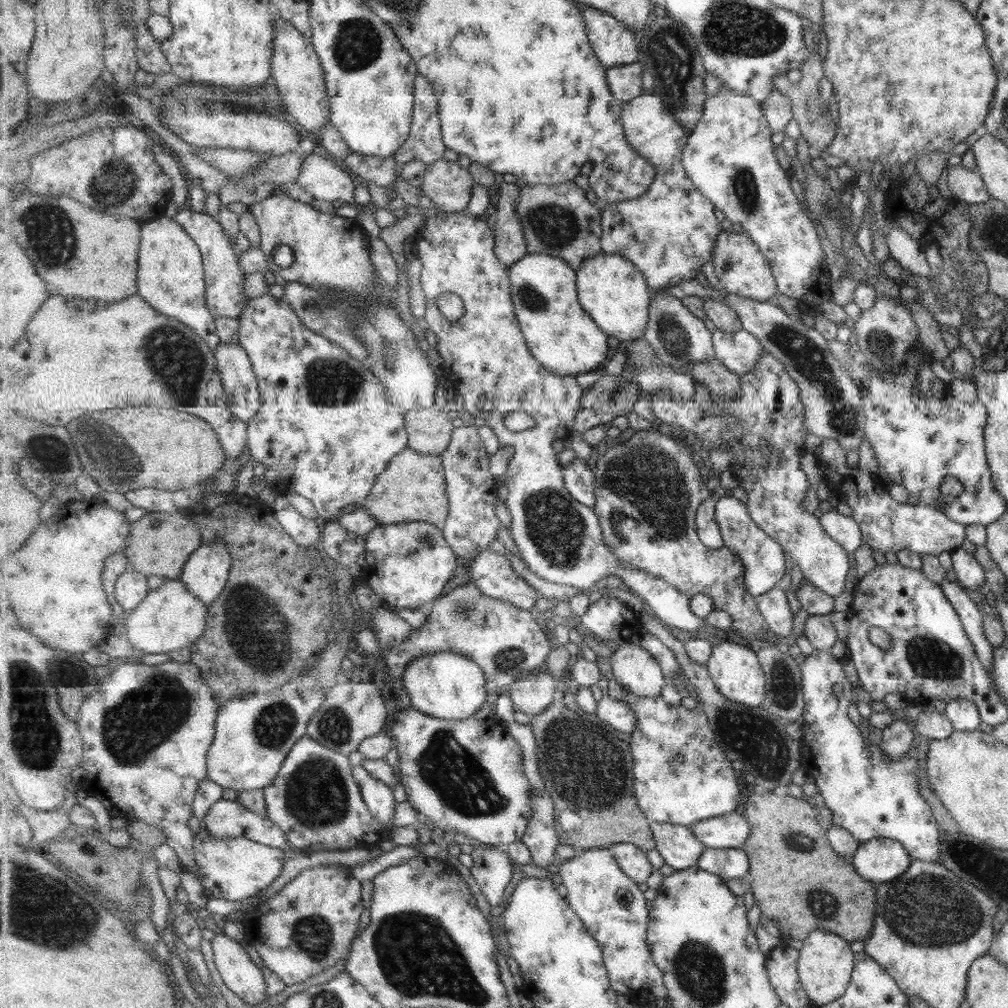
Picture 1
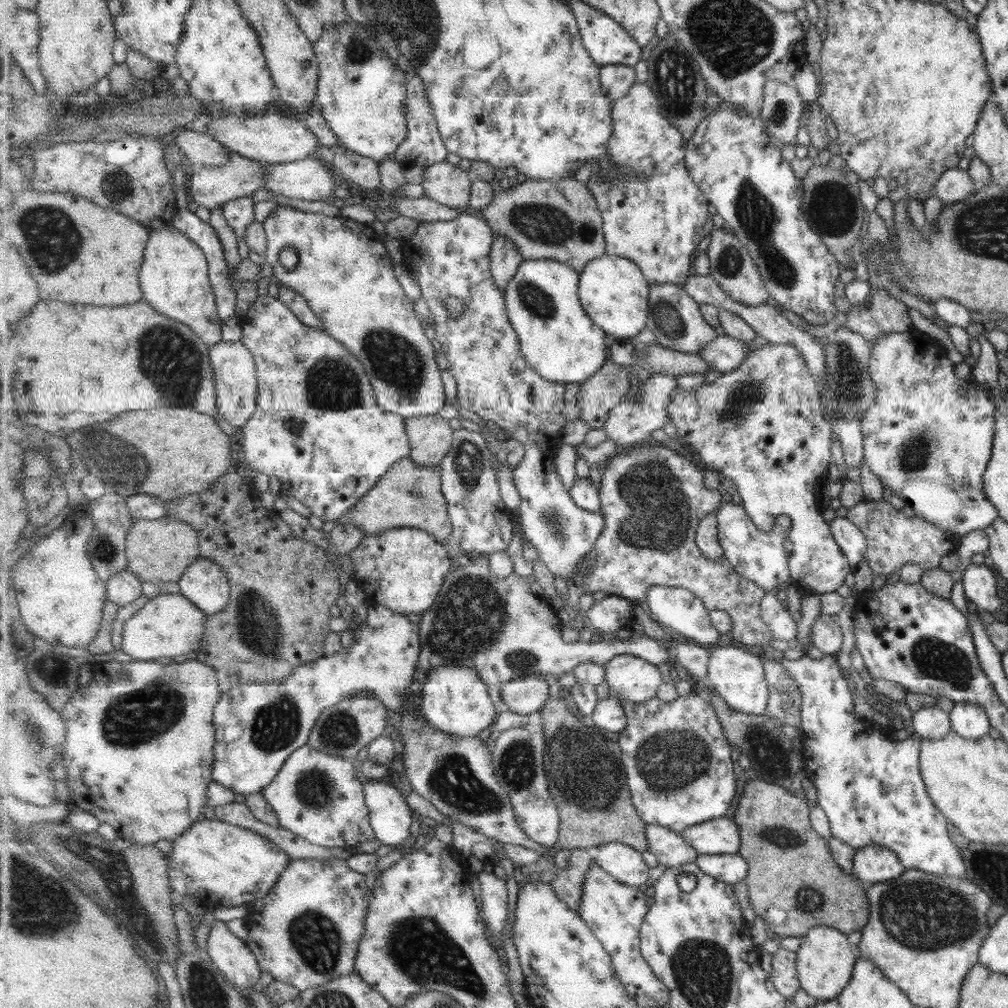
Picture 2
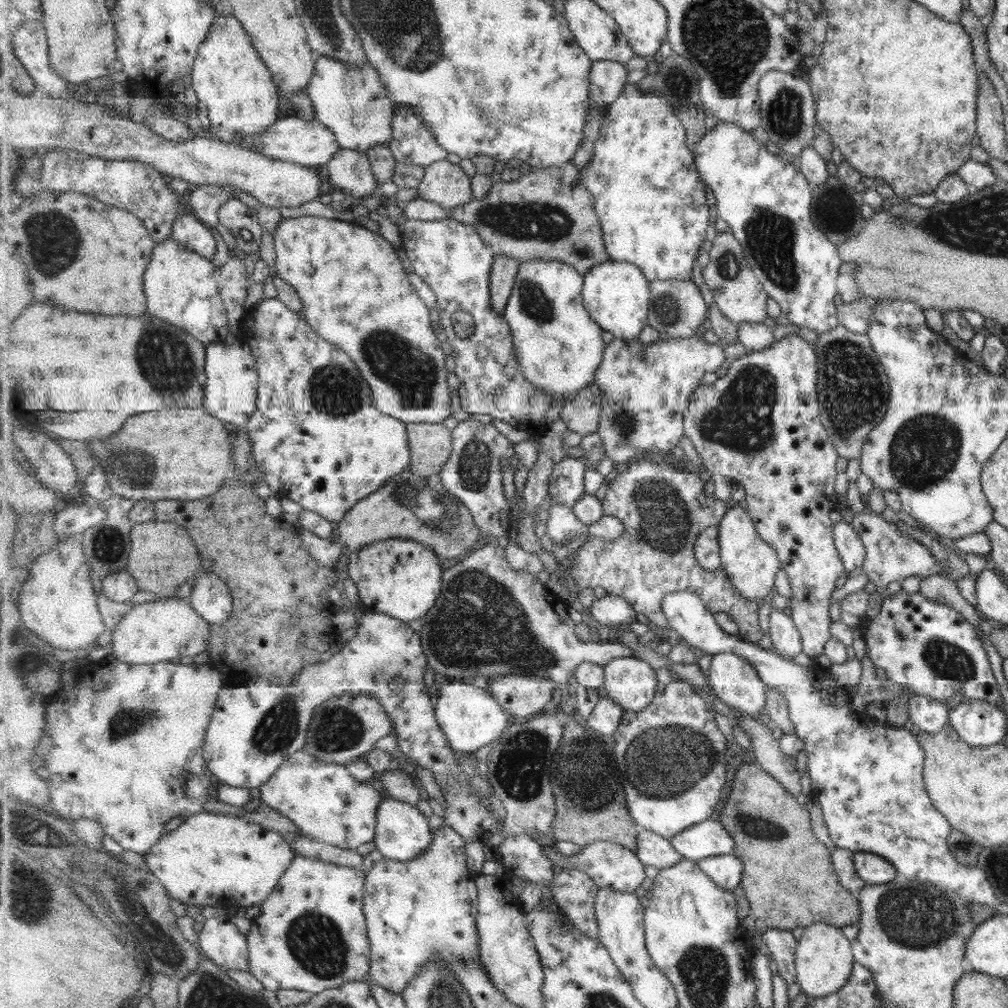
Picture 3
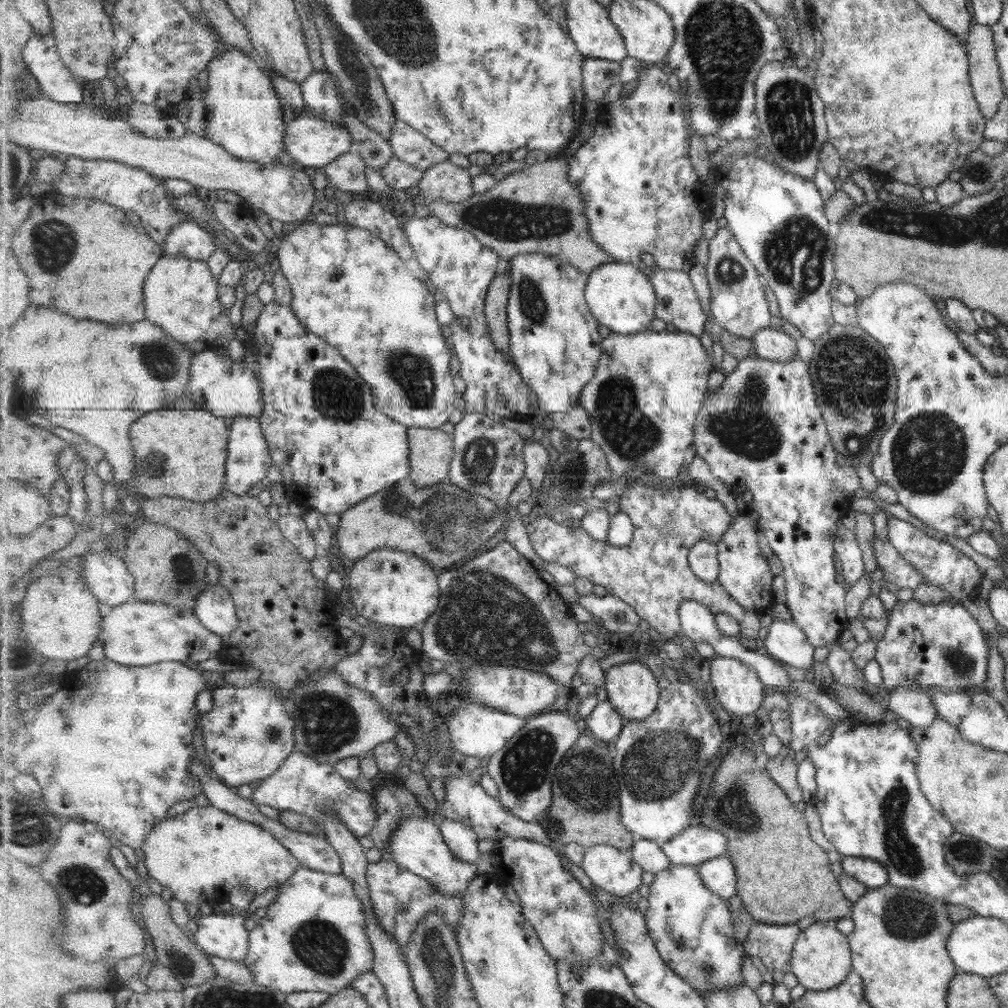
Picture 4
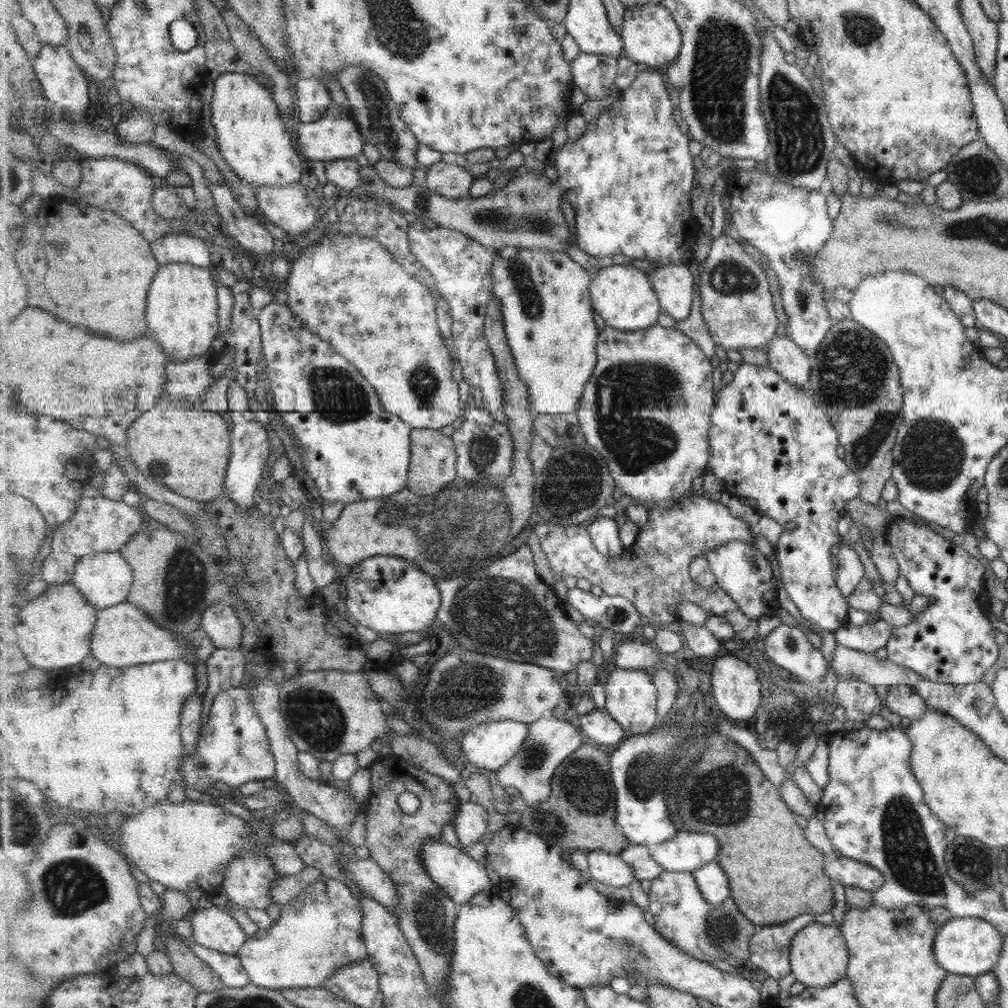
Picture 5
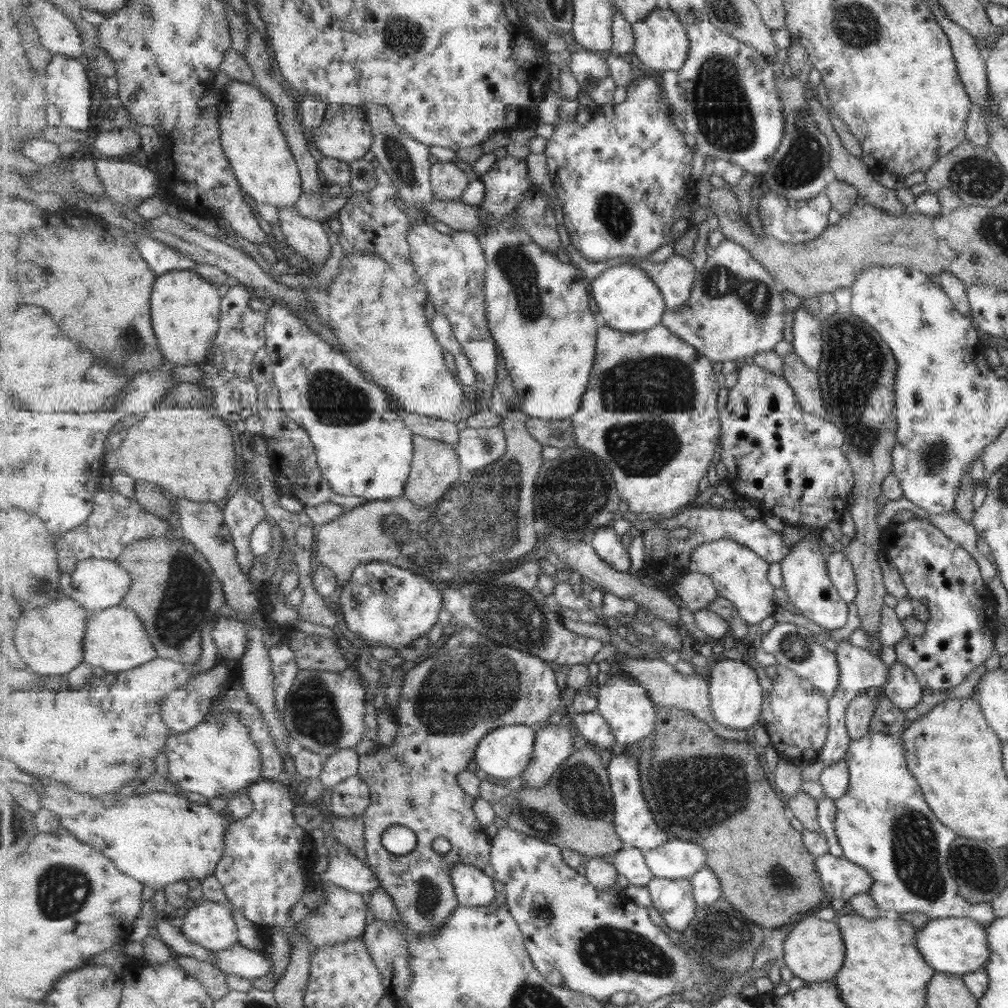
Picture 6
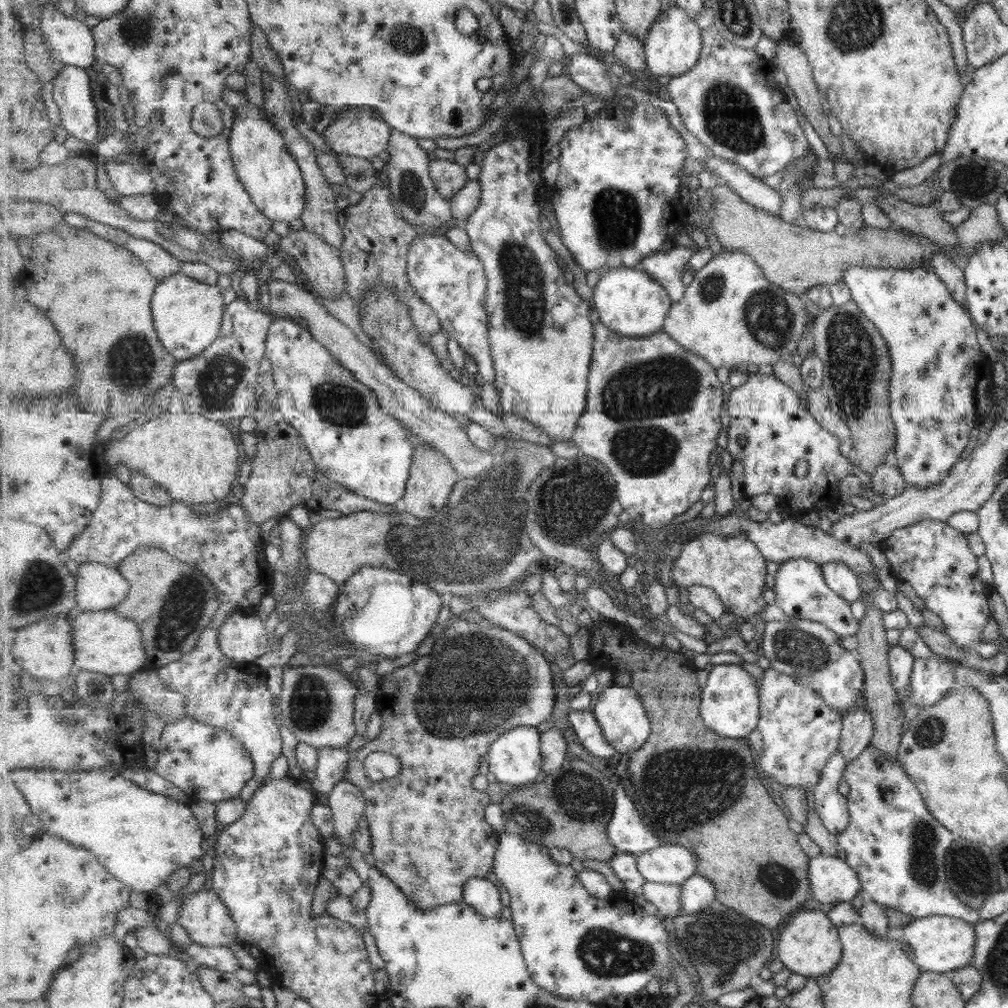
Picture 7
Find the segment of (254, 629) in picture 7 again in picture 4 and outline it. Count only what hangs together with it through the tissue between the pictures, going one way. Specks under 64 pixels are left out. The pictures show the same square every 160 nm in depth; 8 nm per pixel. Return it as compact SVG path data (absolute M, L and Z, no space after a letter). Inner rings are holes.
M219 582L209 585L199 596L194 613L211 632L221 638L234 633L239 626L237 606L230 590Z

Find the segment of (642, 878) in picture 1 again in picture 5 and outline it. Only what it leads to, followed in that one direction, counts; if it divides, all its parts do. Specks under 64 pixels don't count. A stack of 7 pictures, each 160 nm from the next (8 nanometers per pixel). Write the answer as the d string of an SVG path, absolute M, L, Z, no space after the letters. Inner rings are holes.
M587 850L590 877L607 886L621 888L637 880L635 870L620 857L604 850Z

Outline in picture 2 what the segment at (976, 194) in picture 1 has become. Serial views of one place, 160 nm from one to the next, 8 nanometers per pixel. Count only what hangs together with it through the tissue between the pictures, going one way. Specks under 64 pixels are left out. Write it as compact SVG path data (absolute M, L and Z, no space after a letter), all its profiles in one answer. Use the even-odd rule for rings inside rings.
M957 167L944 170L933 185L932 195L945 204L961 202L973 194L978 186L967 176L967 173Z

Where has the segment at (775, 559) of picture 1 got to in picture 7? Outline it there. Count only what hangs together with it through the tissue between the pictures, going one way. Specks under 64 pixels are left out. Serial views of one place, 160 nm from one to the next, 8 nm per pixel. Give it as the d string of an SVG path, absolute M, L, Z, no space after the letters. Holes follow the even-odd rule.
M703 533L692 541L685 542L674 560L670 578L678 586L690 587L698 584L712 588L727 610L740 620L753 622L768 605L763 598L767 559L745 533L737 536Z

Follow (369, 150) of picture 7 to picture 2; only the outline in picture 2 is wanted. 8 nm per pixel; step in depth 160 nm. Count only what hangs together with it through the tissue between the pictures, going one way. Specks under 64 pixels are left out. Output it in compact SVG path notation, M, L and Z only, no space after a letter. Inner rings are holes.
M277 114L250 118L221 117L221 120L213 120L206 132L241 156L262 163L279 164L304 158L317 158L318 148L321 145L318 141L318 135L306 125L303 119L299 120Z

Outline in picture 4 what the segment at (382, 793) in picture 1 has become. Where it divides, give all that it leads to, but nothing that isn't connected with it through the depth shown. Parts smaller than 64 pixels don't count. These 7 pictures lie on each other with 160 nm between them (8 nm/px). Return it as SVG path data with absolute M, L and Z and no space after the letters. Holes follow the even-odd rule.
M403 817L402 824L394 830L390 840L390 860L397 862L405 870L413 872L418 877L431 881L442 893L458 895L469 886L469 883L479 878L479 870L474 862L457 858L445 842L440 825L433 820L421 817Z

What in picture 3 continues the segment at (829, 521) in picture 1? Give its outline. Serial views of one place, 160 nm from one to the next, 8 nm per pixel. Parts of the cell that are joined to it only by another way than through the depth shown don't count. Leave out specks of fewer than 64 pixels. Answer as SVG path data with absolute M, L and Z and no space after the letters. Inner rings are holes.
M837 519L834 528L834 541L835 546L838 547L839 558L842 559L847 572L862 566L864 546L849 523Z

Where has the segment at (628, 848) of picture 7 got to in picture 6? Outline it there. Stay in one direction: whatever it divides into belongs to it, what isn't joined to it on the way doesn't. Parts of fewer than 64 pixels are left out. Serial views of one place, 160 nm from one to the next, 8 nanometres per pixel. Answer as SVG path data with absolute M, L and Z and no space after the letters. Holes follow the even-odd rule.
M621 754L621 756L615 756L609 764L609 774L611 774L611 784L613 784L613 790L615 790L615 828L618 831L618 835L622 838L625 847L635 847L645 850L653 850L666 844L671 840L667 836L665 830L659 828L659 824L655 822L649 806L647 806L647 800L643 798L643 788L641 788L641 772L639 772L639 762L637 762L637 756L631 756L631 754Z

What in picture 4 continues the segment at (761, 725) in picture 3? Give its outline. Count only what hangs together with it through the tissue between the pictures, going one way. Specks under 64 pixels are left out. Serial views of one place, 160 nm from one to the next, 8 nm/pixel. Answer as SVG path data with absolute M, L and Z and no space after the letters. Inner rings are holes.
M780 753L770 758L766 764L766 771L779 786L786 791L791 802L801 804L801 790L796 781L796 762L792 757Z

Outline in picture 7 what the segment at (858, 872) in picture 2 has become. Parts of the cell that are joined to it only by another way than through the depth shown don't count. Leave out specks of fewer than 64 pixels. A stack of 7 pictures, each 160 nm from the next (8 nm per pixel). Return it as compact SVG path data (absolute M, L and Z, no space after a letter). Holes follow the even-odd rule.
M835 855L809 858L809 880L810 896L818 906L852 902L860 891L855 872Z

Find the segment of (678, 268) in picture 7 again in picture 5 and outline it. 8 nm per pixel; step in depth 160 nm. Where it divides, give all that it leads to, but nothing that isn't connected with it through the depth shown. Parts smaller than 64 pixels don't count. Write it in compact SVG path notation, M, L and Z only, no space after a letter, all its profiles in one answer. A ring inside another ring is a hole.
M669 264L649 272L651 283L662 305L662 313L675 320L687 320L693 310L695 278L685 265Z

